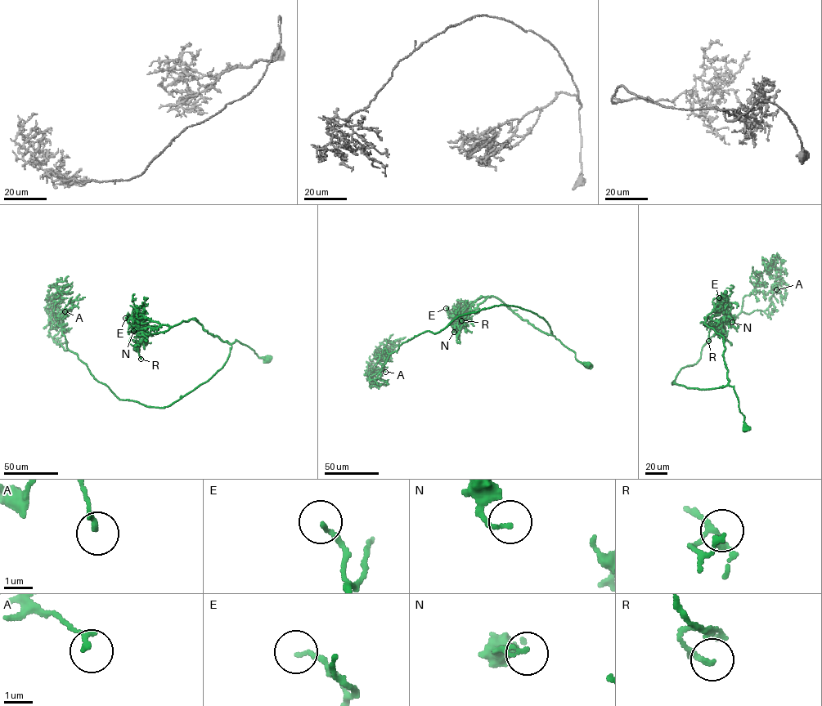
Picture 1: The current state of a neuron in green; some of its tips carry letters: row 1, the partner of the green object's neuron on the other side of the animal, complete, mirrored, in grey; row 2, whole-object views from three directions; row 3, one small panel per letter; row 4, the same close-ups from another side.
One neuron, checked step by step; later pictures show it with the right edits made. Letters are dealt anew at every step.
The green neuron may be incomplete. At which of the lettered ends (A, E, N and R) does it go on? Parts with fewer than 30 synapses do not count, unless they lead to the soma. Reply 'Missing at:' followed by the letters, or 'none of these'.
Missing at: none of these

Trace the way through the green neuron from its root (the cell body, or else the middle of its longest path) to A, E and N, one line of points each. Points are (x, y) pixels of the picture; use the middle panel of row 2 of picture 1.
A: (587, 365), (544, 318), (503, 305), (415, 336), (369, 378), (375, 368), (385, 372)
E: (587, 365), (554, 336), (535, 328), (494, 297), (478, 298), (459, 311), (449, 314), (446, 308)
N: (587, 365), (577, 360), (575, 353), (554, 336), (535, 328), (495, 297), (487, 297), (462, 317), (454, 332)

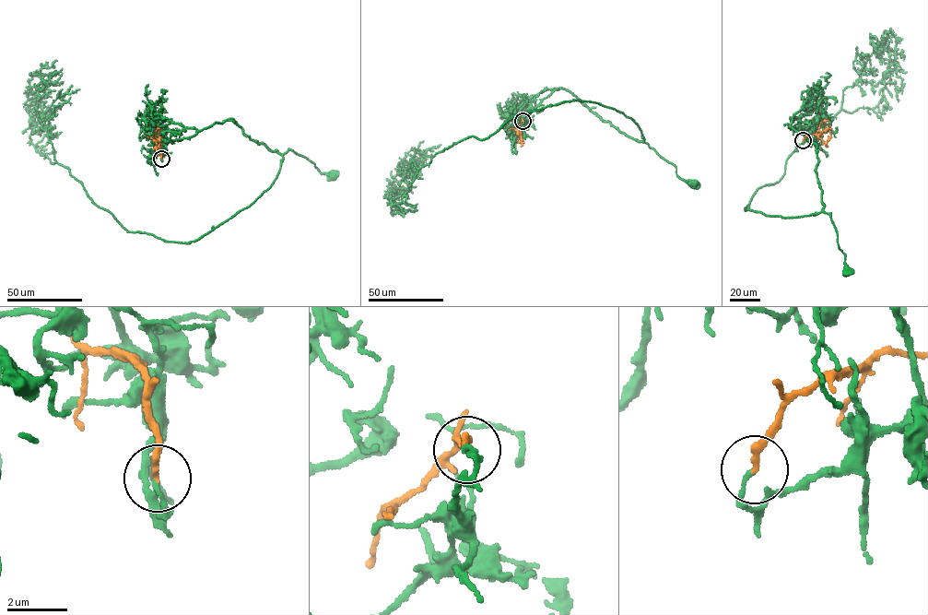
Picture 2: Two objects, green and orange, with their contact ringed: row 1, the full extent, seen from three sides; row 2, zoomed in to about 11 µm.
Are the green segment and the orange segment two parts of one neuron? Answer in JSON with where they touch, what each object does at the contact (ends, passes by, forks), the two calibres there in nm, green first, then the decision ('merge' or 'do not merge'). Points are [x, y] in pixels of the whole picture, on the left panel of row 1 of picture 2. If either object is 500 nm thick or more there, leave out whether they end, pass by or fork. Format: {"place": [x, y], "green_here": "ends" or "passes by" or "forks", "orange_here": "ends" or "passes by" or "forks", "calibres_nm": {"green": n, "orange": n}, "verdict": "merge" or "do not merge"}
{"place": [161, 159], "green_here": "ends", "orange_here": "ends", "calibres_nm": {"green": 120, "orange": 200}, "verdict": "do not merge"}

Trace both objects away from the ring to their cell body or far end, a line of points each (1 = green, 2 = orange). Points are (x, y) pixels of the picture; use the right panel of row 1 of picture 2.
1: (803, 140), (808, 139), (806, 130), (788, 126), (816, 146), (815, 171), (823, 212), (830, 214), (846, 273)
2: (803, 140), (806, 136), (821, 134), (825, 130), (823, 120), (828, 121)

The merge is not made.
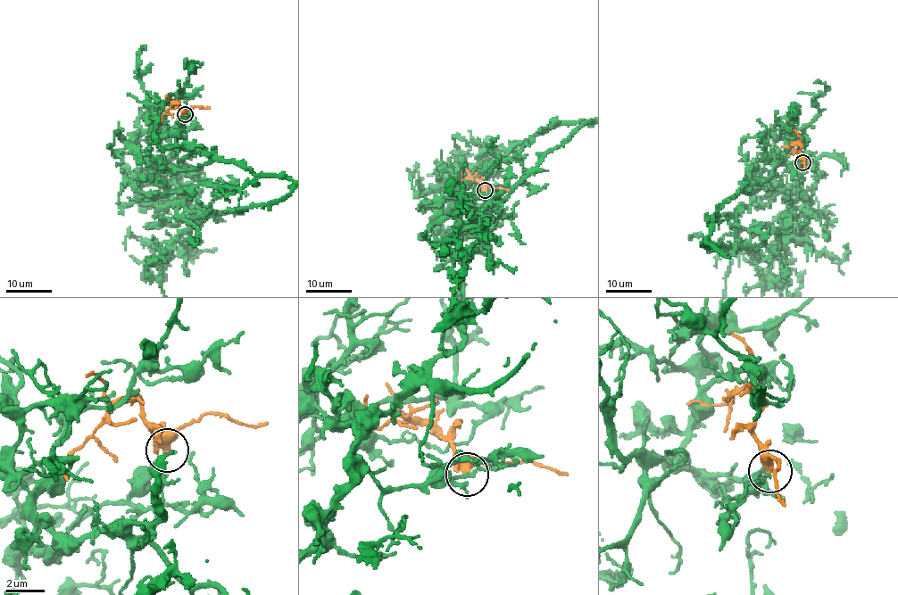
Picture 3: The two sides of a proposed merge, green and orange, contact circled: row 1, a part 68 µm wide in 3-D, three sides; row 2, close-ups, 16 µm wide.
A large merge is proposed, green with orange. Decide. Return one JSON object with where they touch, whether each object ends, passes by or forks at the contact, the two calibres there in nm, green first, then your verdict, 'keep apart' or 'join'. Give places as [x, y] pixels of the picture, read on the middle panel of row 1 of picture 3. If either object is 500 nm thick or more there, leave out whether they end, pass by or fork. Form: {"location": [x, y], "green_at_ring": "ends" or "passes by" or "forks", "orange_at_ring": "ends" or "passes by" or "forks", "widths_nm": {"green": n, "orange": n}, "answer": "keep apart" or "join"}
{"location": [485, 190], "widths_nm": {"green": 170, "orange": 500}, "answer": "keep apart"}

